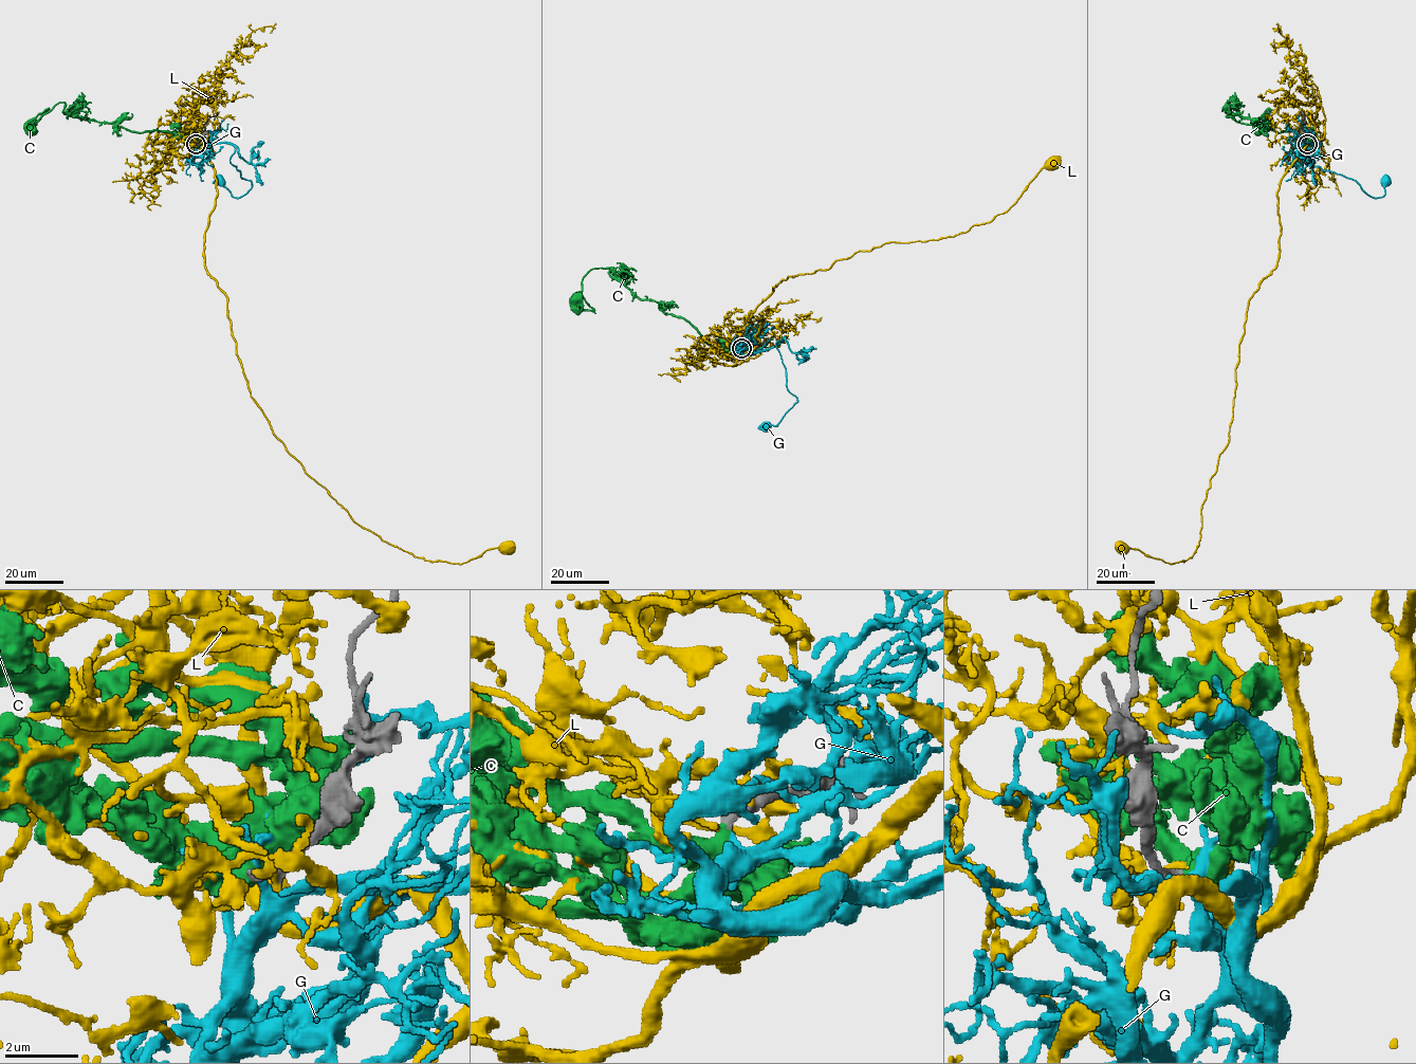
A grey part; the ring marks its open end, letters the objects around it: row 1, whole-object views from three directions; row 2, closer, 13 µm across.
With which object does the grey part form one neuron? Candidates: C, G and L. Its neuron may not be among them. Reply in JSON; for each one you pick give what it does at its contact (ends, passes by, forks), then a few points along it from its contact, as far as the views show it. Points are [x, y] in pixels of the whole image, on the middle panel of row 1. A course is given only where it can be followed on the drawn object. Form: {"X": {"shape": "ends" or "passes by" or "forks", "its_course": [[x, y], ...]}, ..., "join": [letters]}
{"G": {"shape": "forks", "its_course": [[742, 348], [768, 350], [780, 342], [775, 346], [785, 368], [787, 387], [797, 401], [776, 426], [766, 426]]}, "join": ["G"]}

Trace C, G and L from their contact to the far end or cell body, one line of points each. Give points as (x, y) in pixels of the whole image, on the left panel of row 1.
C: (196, 144), (172, 132), (132, 131), (114, 123), (71, 116), (63, 112), (65, 104), (61, 102), (30, 129)
G: (197, 143), (204, 147), (230, 143), (235, 148), (230, 162), (252, 187), (234, 198), (220, 180)
L: (198, 144), (179, 135), (194, 127), (214, 153), (204, 267), (272, 433), (382, 539), (459, 564), (506, 548)

